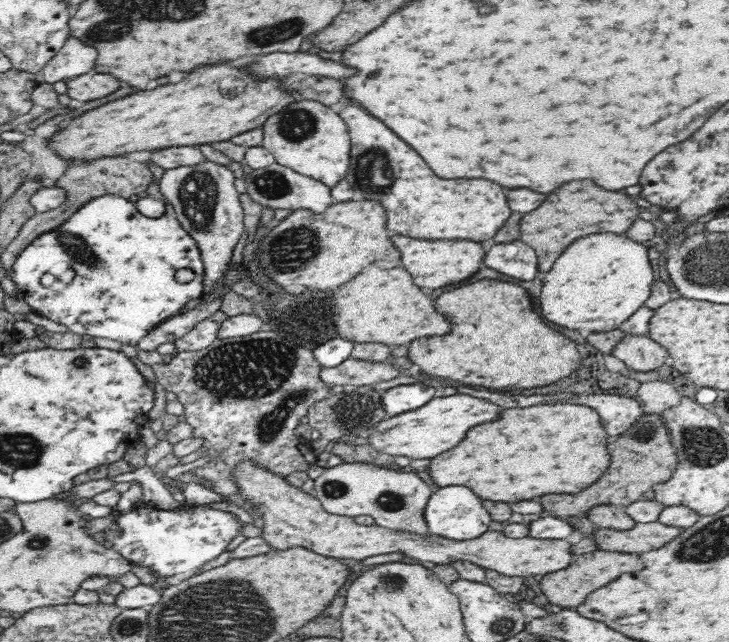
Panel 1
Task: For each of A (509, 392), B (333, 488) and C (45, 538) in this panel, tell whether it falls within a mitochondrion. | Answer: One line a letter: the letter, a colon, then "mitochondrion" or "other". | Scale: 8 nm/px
A: other
B: mitochondrion
C: mitochondrion

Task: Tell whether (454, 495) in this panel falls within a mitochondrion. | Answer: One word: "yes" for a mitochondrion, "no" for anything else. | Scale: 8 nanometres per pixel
no

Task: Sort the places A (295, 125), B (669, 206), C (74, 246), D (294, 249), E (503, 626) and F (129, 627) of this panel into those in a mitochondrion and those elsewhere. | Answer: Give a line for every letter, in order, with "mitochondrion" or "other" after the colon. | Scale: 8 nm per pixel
A: mitochondrion
B: other
C: mitochondrion
D: mitochondrion
E: mitochondrion
F: mitochondrion

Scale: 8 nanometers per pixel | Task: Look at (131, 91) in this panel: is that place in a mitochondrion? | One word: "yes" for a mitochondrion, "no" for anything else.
no

